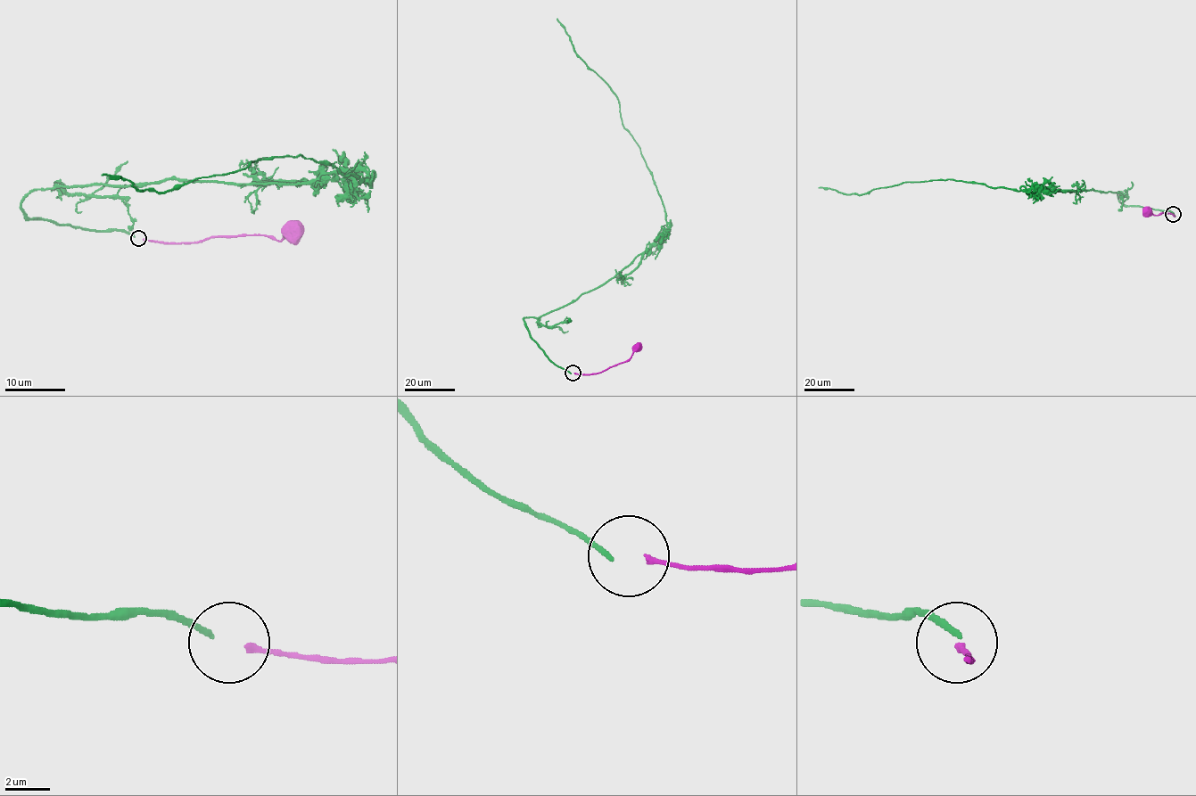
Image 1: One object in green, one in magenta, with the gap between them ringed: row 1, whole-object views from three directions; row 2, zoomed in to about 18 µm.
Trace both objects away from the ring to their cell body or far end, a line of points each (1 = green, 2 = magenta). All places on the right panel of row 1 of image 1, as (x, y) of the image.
1: (1173, 213), (1126, 206), (1117, 192), (1093, 189), (1014, 191), (953, 179), (904, 182), (856, 194), (819, 187)
2: (1173, 214), (1175, 216), (1161, 213), (1155, 215), (1146, 211)

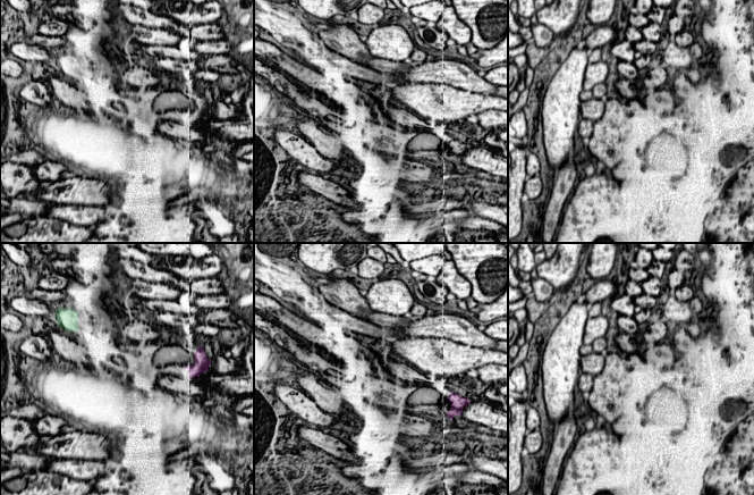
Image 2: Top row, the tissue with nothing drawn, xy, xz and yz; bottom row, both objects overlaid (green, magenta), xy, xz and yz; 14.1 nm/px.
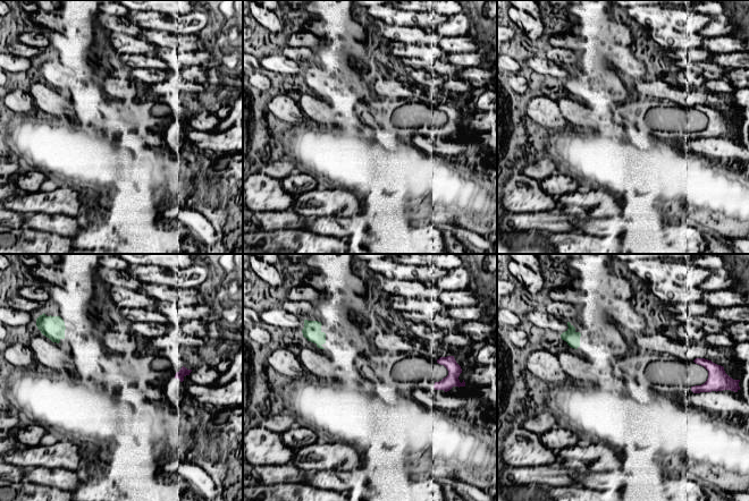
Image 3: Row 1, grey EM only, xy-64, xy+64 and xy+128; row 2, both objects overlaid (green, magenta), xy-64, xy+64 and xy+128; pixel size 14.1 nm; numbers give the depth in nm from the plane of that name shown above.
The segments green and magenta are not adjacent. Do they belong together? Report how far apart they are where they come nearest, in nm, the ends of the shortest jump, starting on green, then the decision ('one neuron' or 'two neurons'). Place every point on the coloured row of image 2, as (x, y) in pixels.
1600 nm apart; from green across xy (77, 329), (184, 366); two neurons

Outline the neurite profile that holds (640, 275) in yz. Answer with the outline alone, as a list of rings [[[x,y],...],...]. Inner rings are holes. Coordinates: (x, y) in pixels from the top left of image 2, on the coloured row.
[[[629,268],[628,277],[632,280],[635,280],[636,283],[642,283],[642,282],[646,280],[650,277],[650,275],[649,275],[649,272],[645,269],[642,269],[642,268],[639,268],[639,269]]]

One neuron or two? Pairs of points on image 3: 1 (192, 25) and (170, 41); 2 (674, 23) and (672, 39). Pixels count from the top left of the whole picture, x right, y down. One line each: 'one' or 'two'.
1: two
2: two

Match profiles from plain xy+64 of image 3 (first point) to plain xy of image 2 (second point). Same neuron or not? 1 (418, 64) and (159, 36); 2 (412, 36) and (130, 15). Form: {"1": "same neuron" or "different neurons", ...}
{"1": "different neurons", "2": "same neuron"}

